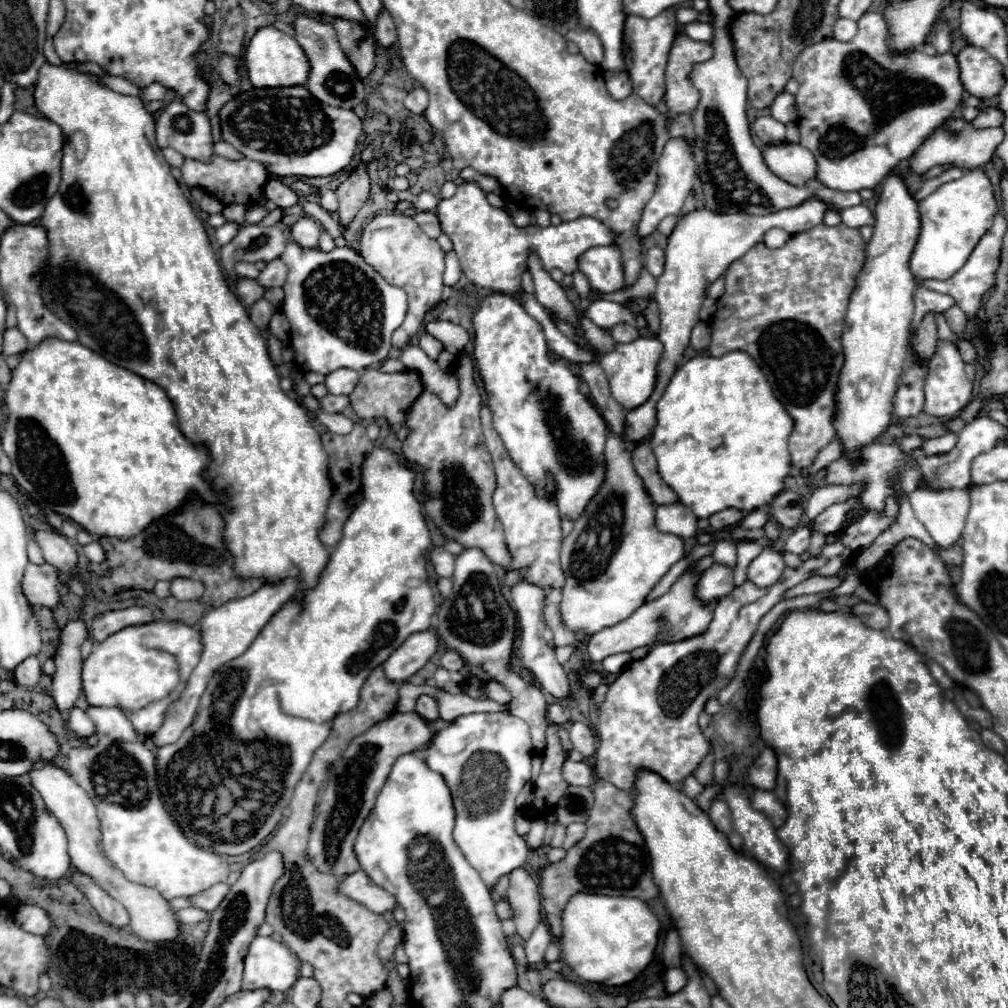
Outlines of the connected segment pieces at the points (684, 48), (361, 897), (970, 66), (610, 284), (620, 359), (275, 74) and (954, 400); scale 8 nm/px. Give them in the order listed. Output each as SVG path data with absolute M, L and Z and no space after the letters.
M684 32L676 36L676 42L670 52L668 68L666 68L666 104L670 118L692 112L700 100L700 92L694 88L690 80L690 72L696 64L710 60L714 54L712 44L708 42L694 42L686 38Z
M362 870L352 872L348 876L340 876L338 892L348 896L350 900L356 900L358 904L364 904L368 910L372 910L376 914L396 908L394 896L390 896L386 890L376 886Z
M964 46L958 56L960 66L960 80L968 94L976 98L992 98L1000 92L1004 84L1002 66L990 58L982 48L976 46Z
M598 246L584 252L578 260L578 270L582 270L590 286L600 290L602 294L626 290L626 278L624 278L624 266L622 266L622 254L616 246Z
M636 338L628 344L616 344L616 348L600 358L600 364L608 376L612 396L622 404L624 410L634 410L642 406L648 396L654 392L656 376L658 376L658 362L662 358L664 346L658 338Z
M264 26L252 36L250 44L246 46L244 60L246 60L246 68L248 68L248 78L250 78L252 86L256 86L256 88L306 84L308 72L310 72L308 58L304 54L304 50L298 46L298 42L294 40L294 36L284 34L272 26Z
M938 342L938 348L932 356L932 368L928 360L928 376L924 392L926 392L924 412L940 418L956 418L962 412L962 408L966 408L966 404L972 400L972 382L968 380L962 356L952 342Z

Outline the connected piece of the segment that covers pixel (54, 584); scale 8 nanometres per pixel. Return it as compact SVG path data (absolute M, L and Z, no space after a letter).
M28 564L22 580L22 588L30 604L42 606L48 610L56 610L62 604L60 598L60 572L52 568L52 564Z

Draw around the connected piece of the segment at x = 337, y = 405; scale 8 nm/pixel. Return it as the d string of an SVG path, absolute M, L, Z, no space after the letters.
M326 394L326 396L320 400L320 406L322 406L326 412L342 412L348 404L350 404L350 402L348 402L348 396Z

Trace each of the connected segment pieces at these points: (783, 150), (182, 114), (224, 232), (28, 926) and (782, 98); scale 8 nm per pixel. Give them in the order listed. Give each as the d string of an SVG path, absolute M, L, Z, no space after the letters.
M790 142L768 144L762 150L762 156L764 156L766 166L778 178L782 178L794 186L806 184L816 174L816 160L814 160L812 152L808 152L800 144L790 144Z
M172 100L162 108L156 120L156 142L160 148L170 146L194 160L208 160L214 144L204 112L186 108L182 100Z
M227 222L220 228L215 230L215 240L219 246L229 243L238 233L240 225Z
M18 906L16 912L14 912L14 920L26 932L40 934L40 936L46 936L50 926L52 926L52 920L50 920L48 912L40 906Z
M782 92L776 96L774 104L770 106L770 114L772 118L780 120L782 124L788 124L788 122L794 122L798 118L796 114L796 104L794 104L794 96L788 94L788 92Z

